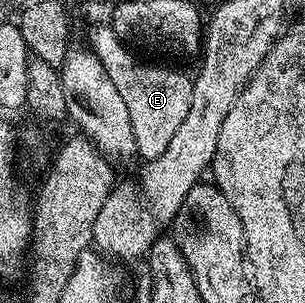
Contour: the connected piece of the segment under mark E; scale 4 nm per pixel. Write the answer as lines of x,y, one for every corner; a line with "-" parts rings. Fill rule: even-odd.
110,24
92,27
89,48
97,55
97,59
101,59
113,87
121,91
121,99
125,99
125,107
129,107
138,156
143,156
142,160
148,162
157,159
157,155
169,147
173,135
177,135
177,127
185,123
185,115
189,115
189,107
193,103
192,78
167,65
138,61
123,45
126,45
124,38
118,37

